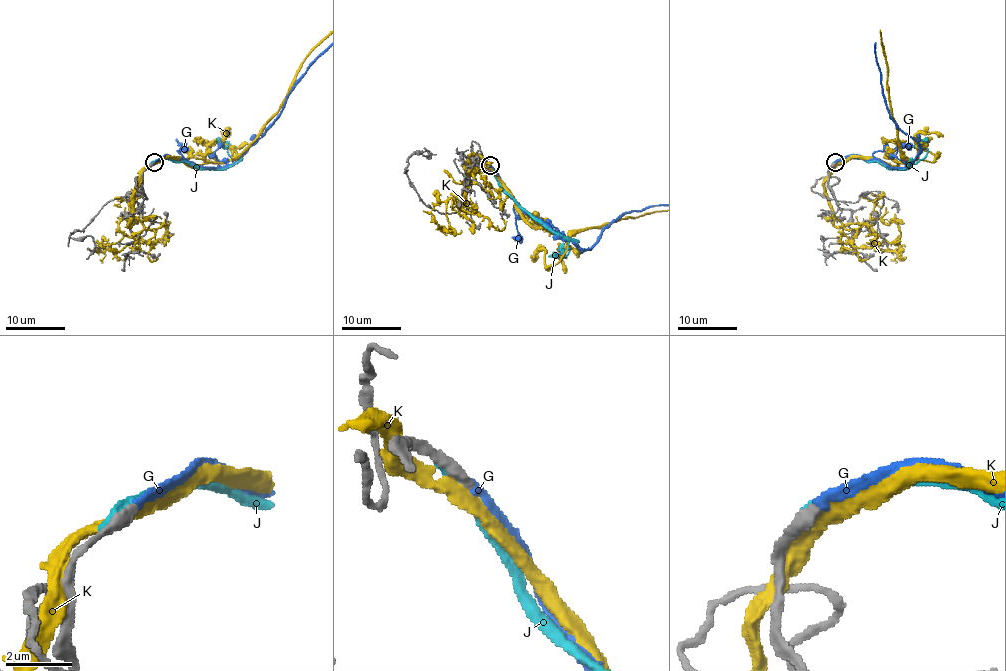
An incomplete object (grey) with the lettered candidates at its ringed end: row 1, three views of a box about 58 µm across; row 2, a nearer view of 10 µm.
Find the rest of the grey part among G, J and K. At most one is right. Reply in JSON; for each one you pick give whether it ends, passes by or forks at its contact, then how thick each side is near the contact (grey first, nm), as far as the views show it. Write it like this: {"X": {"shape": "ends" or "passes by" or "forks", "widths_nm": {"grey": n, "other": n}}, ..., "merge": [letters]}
{"G": {"shape": "ends", "widths_nm": {"grey": 360, "other": 240}}, "merge": ["G"]}

